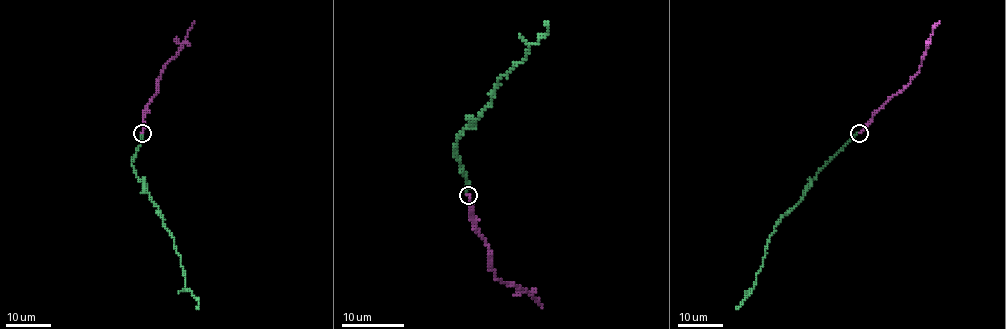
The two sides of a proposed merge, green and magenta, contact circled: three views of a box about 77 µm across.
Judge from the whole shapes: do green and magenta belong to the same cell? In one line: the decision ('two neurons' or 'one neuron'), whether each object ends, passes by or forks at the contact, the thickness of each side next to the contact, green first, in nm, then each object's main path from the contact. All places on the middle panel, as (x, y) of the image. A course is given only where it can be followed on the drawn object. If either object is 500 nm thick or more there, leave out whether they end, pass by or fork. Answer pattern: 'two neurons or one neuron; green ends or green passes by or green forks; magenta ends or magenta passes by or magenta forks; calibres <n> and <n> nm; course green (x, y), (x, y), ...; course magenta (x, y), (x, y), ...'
one neuron; green ends; magenta ends; calibres 160 and 150 nm; course green (467, 194), (467, 178), (454, 154), (454, 145), (492, 101), (498, 81), (549, 30), (544, 21); course magenta (469, 195), (470, 219), (484, 239), (489, 264), (495, 277), (523, 289), (542, 308)

